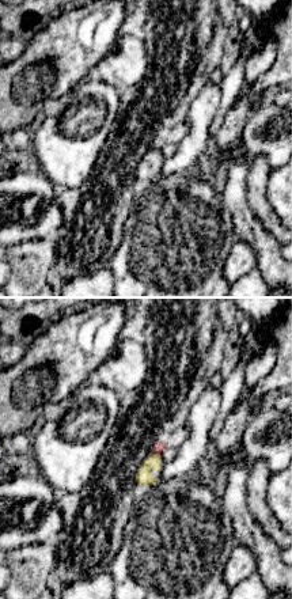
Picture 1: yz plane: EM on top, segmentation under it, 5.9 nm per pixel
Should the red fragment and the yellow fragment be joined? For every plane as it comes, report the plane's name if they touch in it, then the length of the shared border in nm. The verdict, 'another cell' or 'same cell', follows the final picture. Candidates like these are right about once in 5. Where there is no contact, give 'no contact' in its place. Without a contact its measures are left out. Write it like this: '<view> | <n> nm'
yz | 60 nm

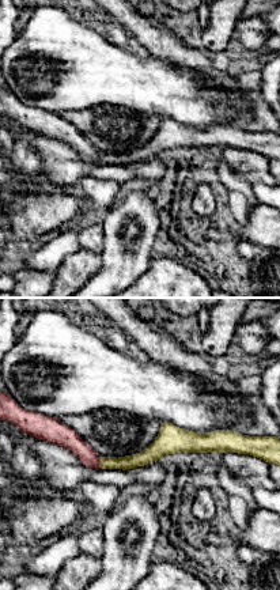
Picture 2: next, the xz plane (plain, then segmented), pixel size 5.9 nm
xz | 60 nm

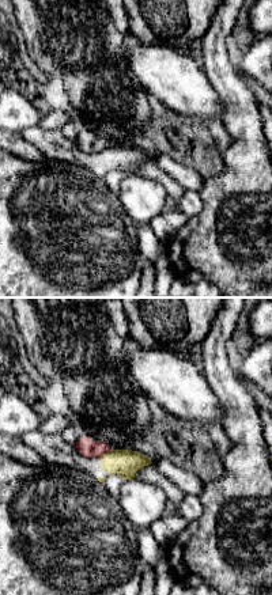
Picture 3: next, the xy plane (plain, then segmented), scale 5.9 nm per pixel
xy | 90 nm

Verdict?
another cell

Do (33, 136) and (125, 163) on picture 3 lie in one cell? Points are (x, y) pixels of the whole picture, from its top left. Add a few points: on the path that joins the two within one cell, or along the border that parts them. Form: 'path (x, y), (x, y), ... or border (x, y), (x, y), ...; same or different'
path (56, 147), (86, 160), (102, 160); same

